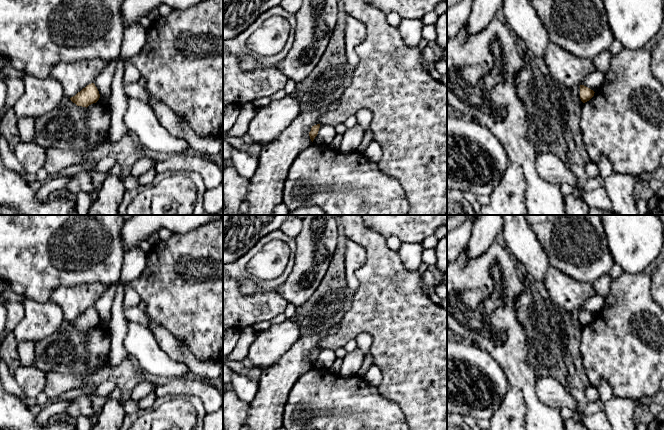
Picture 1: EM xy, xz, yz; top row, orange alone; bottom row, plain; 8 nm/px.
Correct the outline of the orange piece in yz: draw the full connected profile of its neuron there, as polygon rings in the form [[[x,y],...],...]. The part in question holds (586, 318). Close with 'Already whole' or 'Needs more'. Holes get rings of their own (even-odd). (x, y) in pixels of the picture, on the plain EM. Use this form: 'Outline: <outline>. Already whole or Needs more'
Outline: [[[580,309],[580,323],[583,327],[589,325],[594,320],[594,317],[590,312]]]. Already whole

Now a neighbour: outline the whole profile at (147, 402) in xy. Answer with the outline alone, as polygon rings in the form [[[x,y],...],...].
[[[151,392],[147,396],[145,396],[141,400],[139,400],[138,405],[139,405],[140,410],[145,411],[147,409],[151,409],[153,404],[155,403],[157,397],[158,396],[156,395],[155,392]]]

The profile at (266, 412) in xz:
[[[340,323],[319,333],[308,331],[308,333],[300,337],[274,365],[262,370],[261,378],[258,381],[258,392],[250,403],[250,410],[246,420],[246,425],[250,427],[250,430],[277,430],[282,426],[284,409],[289,392],[299,377],[312,368],[309,360],[311,352],[314,349],[320,348],[320,341],[327,334],[339,328]]]

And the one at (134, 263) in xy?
[[[140,247],[125,251],[124,260],[118,282],[109,285],[108,290],[95,302],[94,308],[100,320],[109,322],[111,307],[115,298],[116,289],[121,283],[128,283],[137,279],[146,267],[146,254]]]

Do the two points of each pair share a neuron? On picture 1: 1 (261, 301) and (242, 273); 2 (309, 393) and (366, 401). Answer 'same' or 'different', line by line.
1: same
2: same

